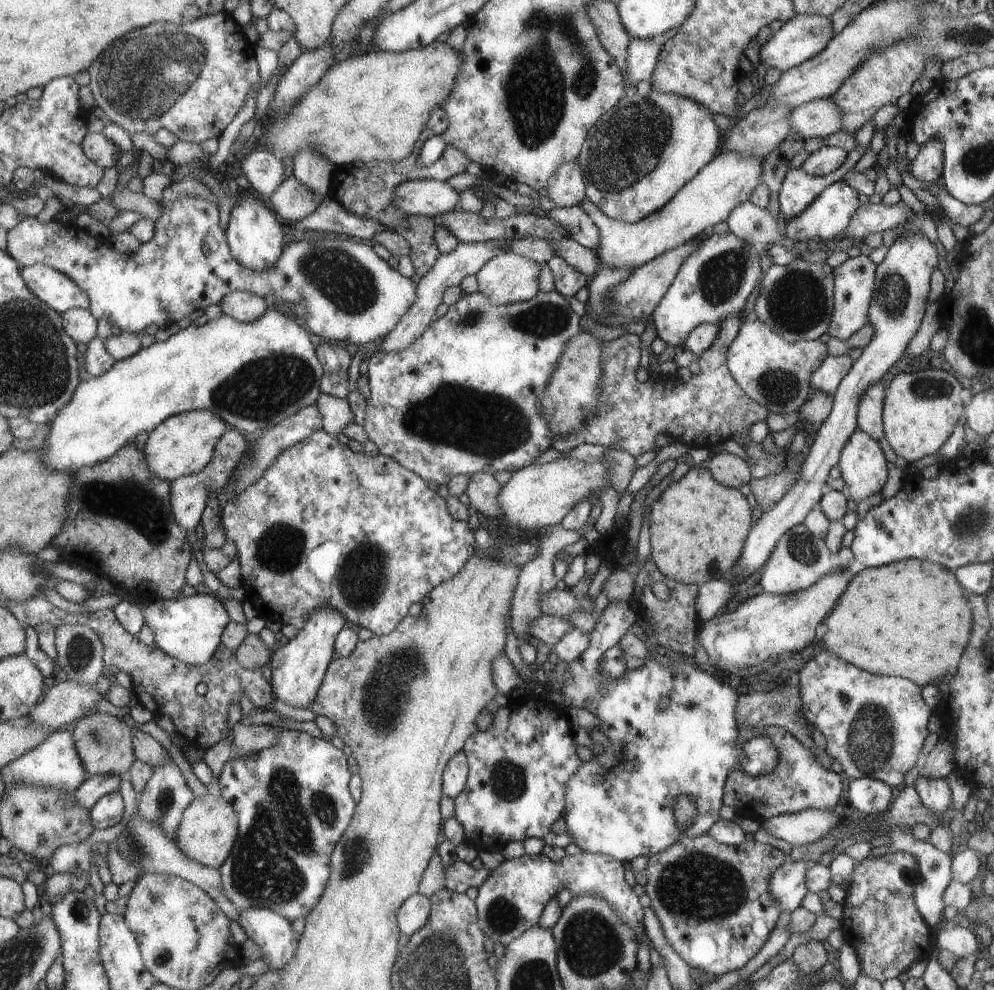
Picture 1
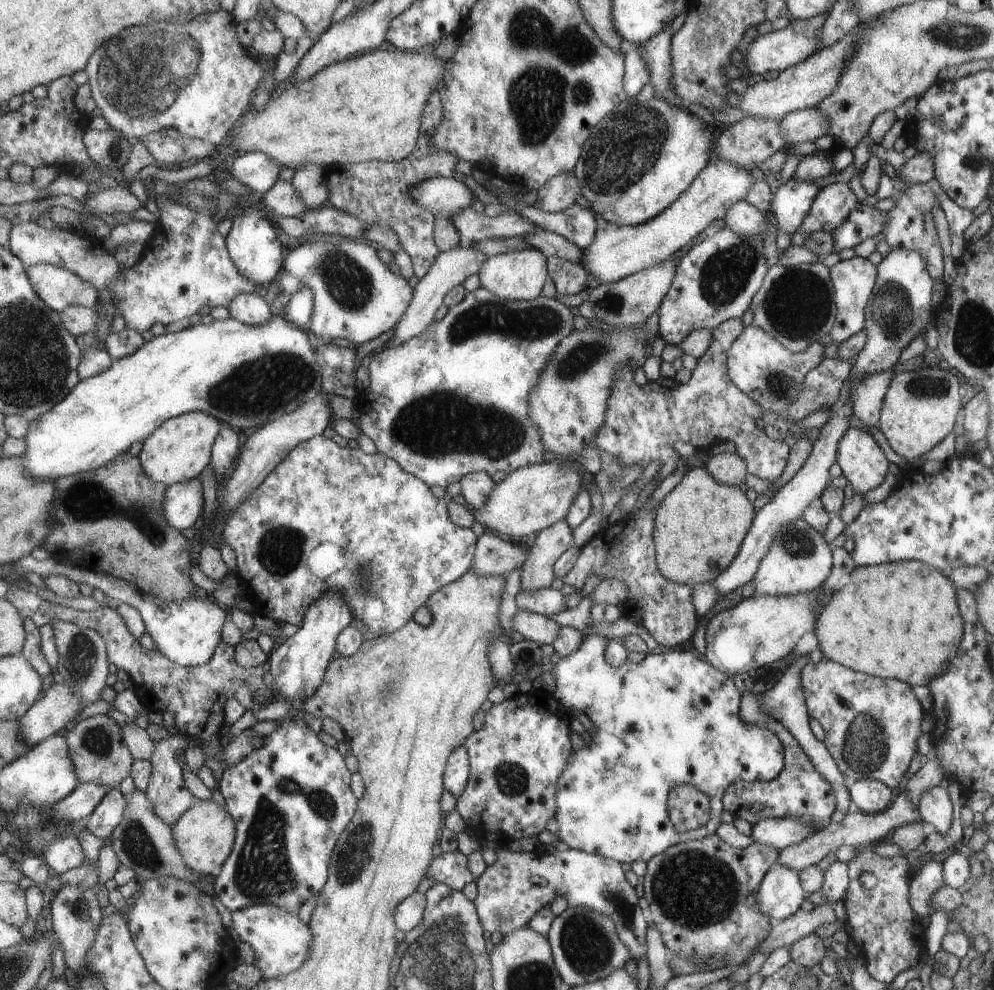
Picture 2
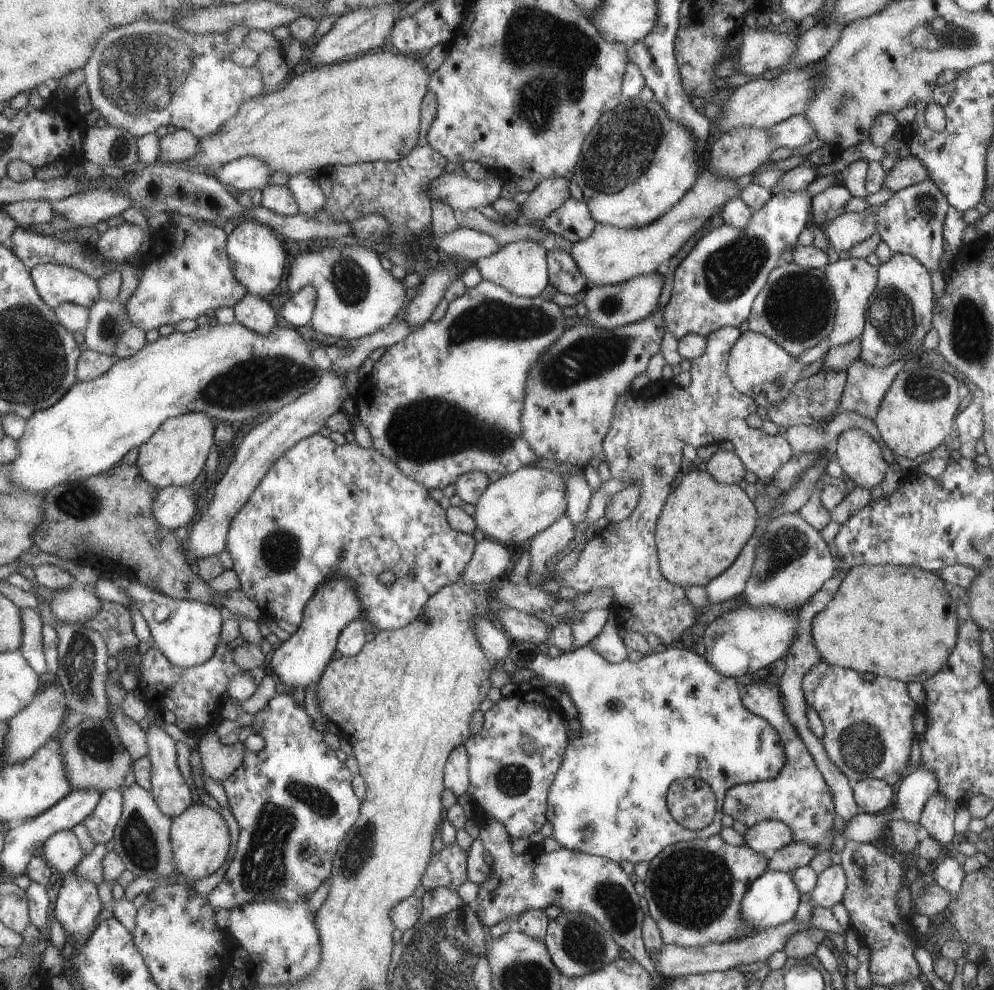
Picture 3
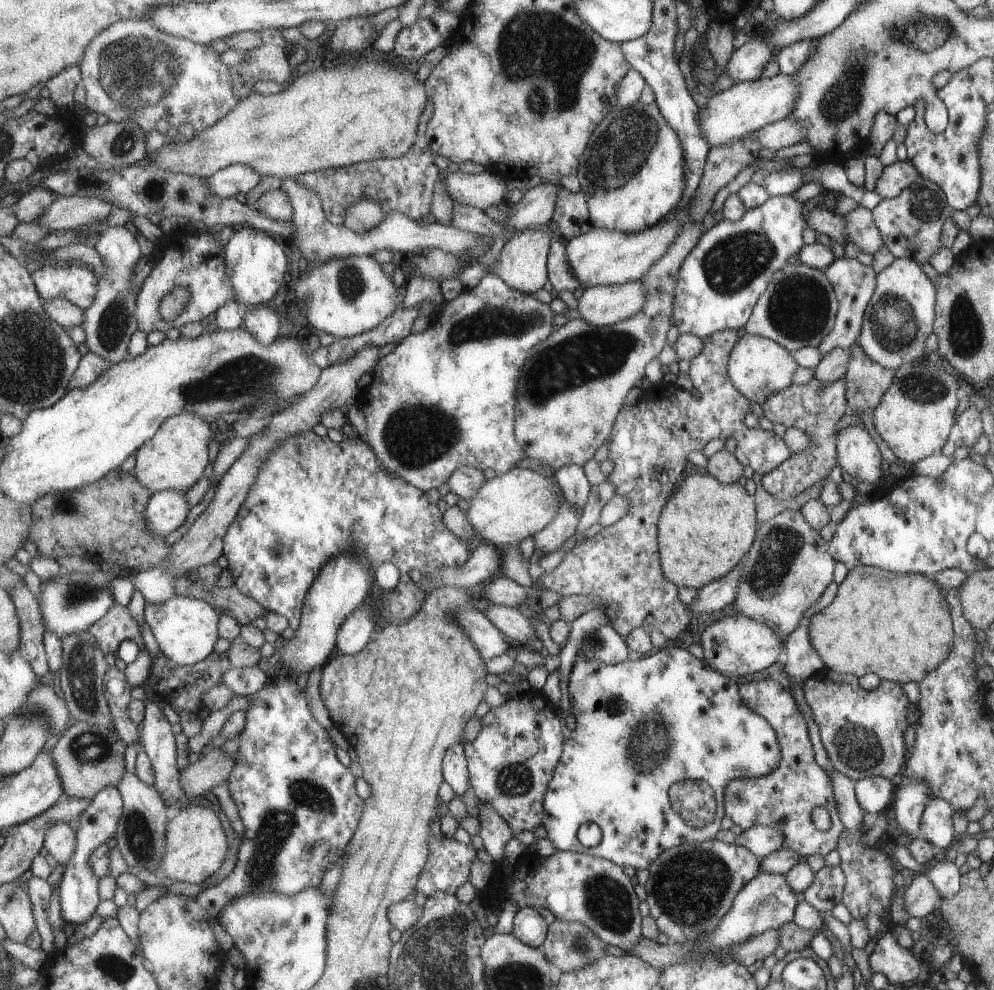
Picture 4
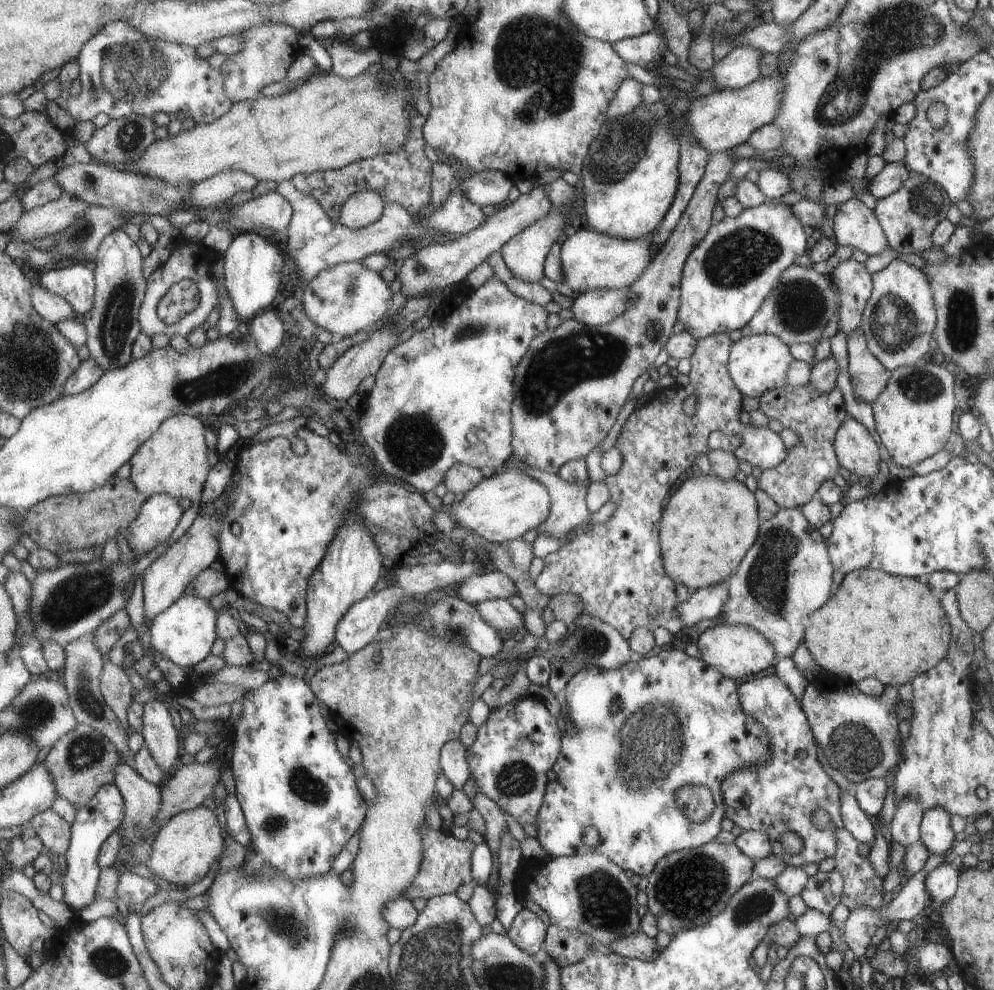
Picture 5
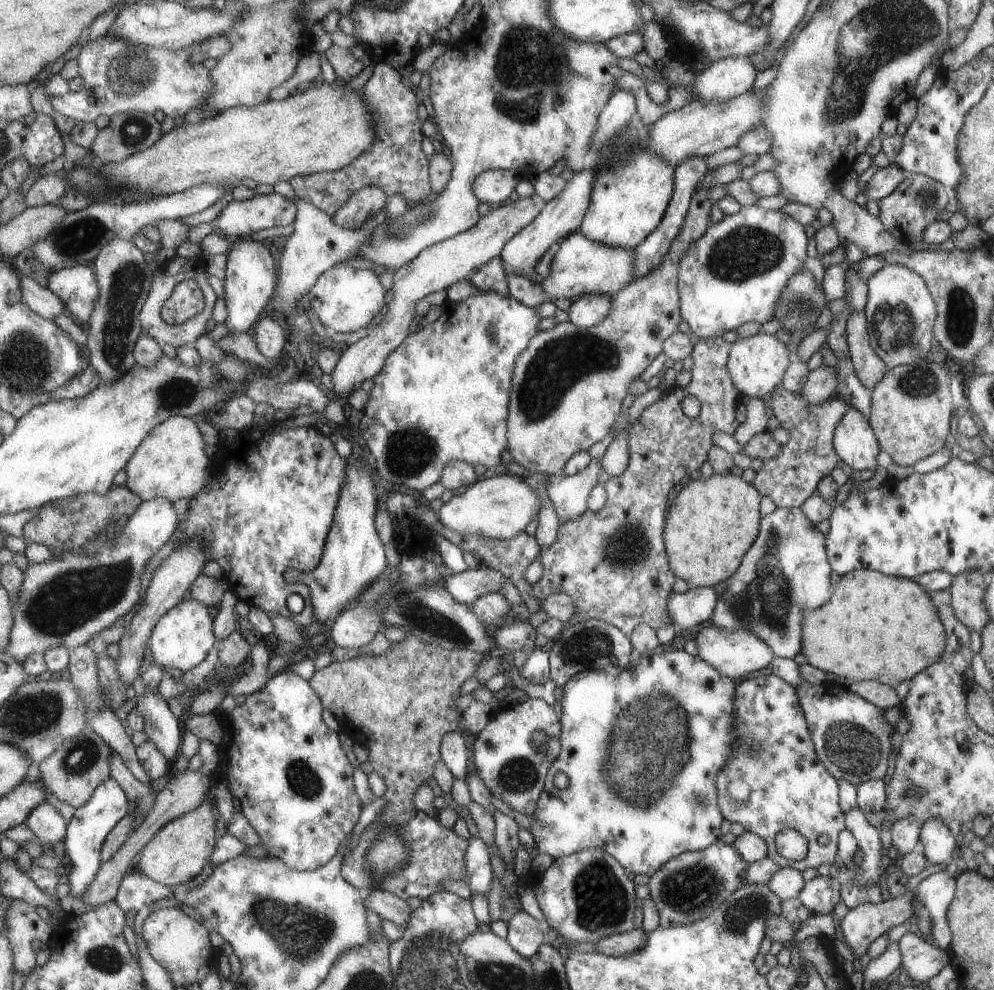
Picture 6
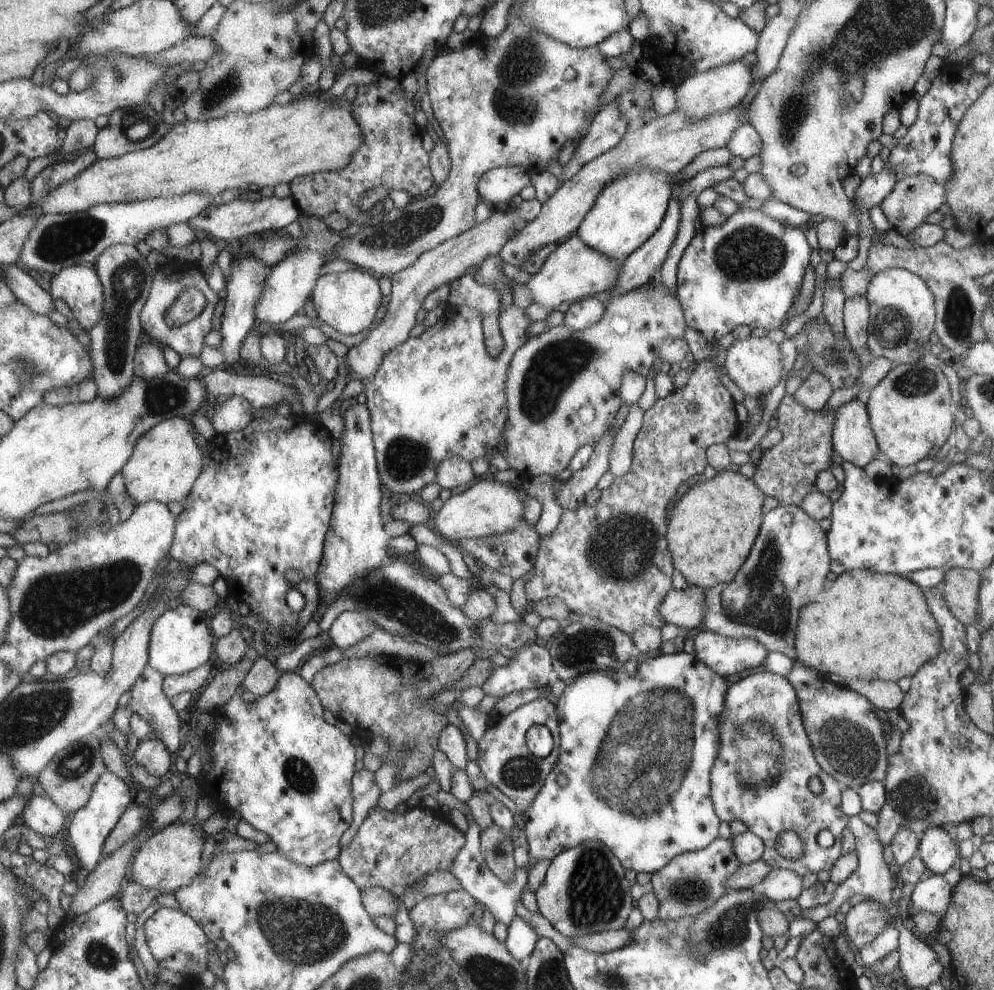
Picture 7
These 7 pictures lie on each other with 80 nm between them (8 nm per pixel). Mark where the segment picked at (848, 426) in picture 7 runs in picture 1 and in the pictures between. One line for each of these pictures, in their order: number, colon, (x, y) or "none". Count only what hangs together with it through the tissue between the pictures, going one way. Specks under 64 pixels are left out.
1: (862, 467)
2: (863, 465)
3: (859, 457)
4: (857, 454)
5: (854, 447)
6: (854, 444)

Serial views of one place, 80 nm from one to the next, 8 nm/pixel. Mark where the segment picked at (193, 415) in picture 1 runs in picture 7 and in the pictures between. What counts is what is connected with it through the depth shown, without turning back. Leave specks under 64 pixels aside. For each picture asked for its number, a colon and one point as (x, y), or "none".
2: (180, 449)
3: (176, 454)
4: (177, 456)
5: (175, 460)
6: (171, 463)
7: (166, 464)

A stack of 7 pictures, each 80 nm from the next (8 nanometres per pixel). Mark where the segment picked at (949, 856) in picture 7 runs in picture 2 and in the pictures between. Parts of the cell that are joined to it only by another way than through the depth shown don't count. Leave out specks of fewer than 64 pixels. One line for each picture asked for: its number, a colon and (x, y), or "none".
2: (934, 806)
3: (937, 815)
4: (935, 823)
5: (935, 833)
6: (935, 842)

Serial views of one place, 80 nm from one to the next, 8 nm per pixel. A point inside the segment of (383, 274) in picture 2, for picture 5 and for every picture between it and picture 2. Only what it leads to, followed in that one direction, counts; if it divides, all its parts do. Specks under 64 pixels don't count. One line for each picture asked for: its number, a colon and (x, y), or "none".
3: (355, 296)
4: (346, 296)
5: (343, 299)

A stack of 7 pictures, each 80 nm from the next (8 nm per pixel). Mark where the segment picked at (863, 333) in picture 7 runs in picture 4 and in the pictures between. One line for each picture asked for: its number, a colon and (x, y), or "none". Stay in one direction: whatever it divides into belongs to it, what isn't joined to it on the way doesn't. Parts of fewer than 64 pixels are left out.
4: (866, 381)
5: (868, 376)
6: (869, 369)

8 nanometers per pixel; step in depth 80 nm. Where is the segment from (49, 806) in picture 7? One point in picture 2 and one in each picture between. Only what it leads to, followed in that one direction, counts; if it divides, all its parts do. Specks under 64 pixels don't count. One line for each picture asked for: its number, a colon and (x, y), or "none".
2: (67, 853)
3: (64, 853)
4: (60, 841)
5: (55, 832)
6: (46, 821)

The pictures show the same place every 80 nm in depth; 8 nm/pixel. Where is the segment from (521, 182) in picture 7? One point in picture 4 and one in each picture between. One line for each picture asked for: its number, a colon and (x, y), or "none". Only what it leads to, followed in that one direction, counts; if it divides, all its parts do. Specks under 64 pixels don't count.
4: (480, 190)
5: (490, 187)
6: (493, 187)

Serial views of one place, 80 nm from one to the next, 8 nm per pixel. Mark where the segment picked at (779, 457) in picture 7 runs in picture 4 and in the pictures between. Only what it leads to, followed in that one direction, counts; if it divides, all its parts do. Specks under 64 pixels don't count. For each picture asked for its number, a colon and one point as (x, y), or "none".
4: (814, 407)
5: (815, 418)
6: (791, 477)

